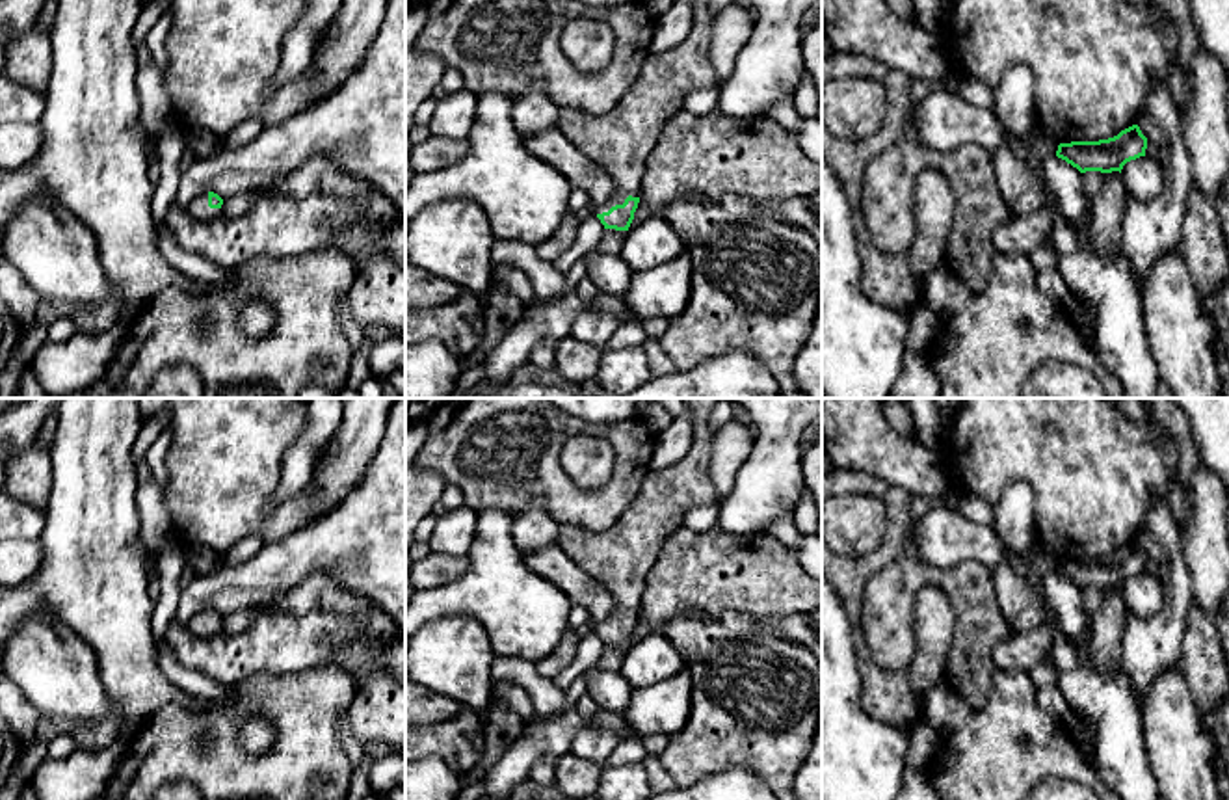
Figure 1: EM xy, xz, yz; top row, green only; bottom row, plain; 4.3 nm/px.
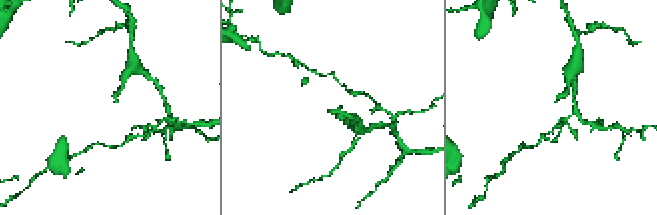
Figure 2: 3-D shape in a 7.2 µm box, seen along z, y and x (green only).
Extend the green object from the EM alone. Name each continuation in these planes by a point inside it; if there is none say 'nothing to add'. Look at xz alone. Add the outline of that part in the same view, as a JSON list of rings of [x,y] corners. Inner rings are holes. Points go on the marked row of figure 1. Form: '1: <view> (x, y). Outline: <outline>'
1: xz (620, 140). Outline: [[[694,0],[690,35],[667,52],[649,54],[636,82],[610,112],[560,110],[556,128],[614,179],[614,193],[608,203],[593,207],[595,216],[623,205],[628,195],[641,195],[645,160],[664,125],[682,110],[690,91],[720,84],[708,56],[714,22],[708,2]]]

